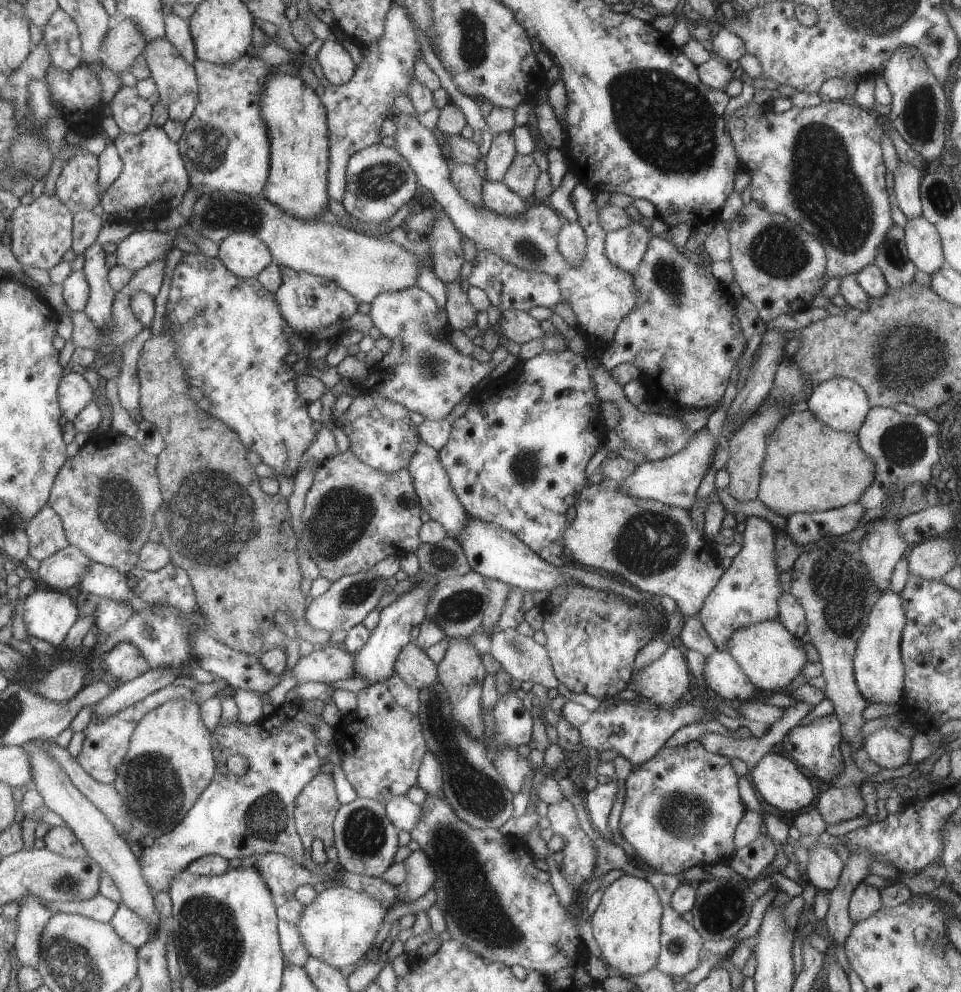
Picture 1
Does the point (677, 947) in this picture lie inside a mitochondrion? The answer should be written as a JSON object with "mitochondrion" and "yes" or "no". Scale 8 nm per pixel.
{"mitochondrion":"yes"}

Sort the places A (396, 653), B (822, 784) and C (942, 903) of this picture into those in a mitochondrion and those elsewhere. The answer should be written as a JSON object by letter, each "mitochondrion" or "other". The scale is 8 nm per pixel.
{"A":"other","B":"other","C":"other"}

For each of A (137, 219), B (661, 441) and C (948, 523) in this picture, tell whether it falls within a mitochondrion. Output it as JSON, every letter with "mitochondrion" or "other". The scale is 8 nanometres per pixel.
{"A":"other","B":"mitochondrion","C":"other"}

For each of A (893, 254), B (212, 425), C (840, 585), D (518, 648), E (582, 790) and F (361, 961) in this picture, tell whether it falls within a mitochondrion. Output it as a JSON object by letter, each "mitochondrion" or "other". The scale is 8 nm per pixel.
{"A":"mitochondrion","B":"other","C":"mitochondrion","D":"mitochondrion","E":"other","F":"other"}

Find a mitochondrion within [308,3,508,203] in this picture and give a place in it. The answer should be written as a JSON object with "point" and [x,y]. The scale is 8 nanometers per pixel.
{"point":[473,46]}

